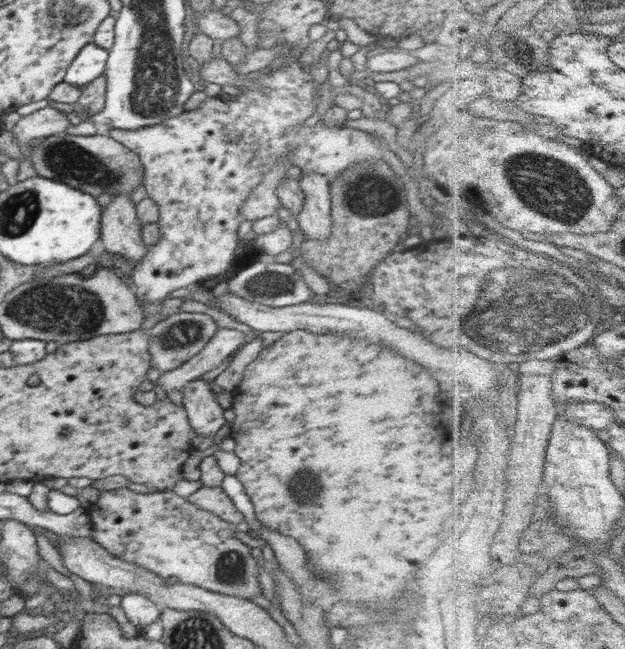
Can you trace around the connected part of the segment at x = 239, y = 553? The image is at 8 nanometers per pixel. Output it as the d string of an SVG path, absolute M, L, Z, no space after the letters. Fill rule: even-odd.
M125 487L100 490L98 502L88 506L86 510L92 524L90 537L93 542L122 561L154 572L158 578L177 578L179 583L209 592L238 596L250 601L253 601L255 596L262 595L262 586L258 580L258 561L253 558L251 548L235 537L237 526L188 503L184 497L172 490L153 493L136 493Z

